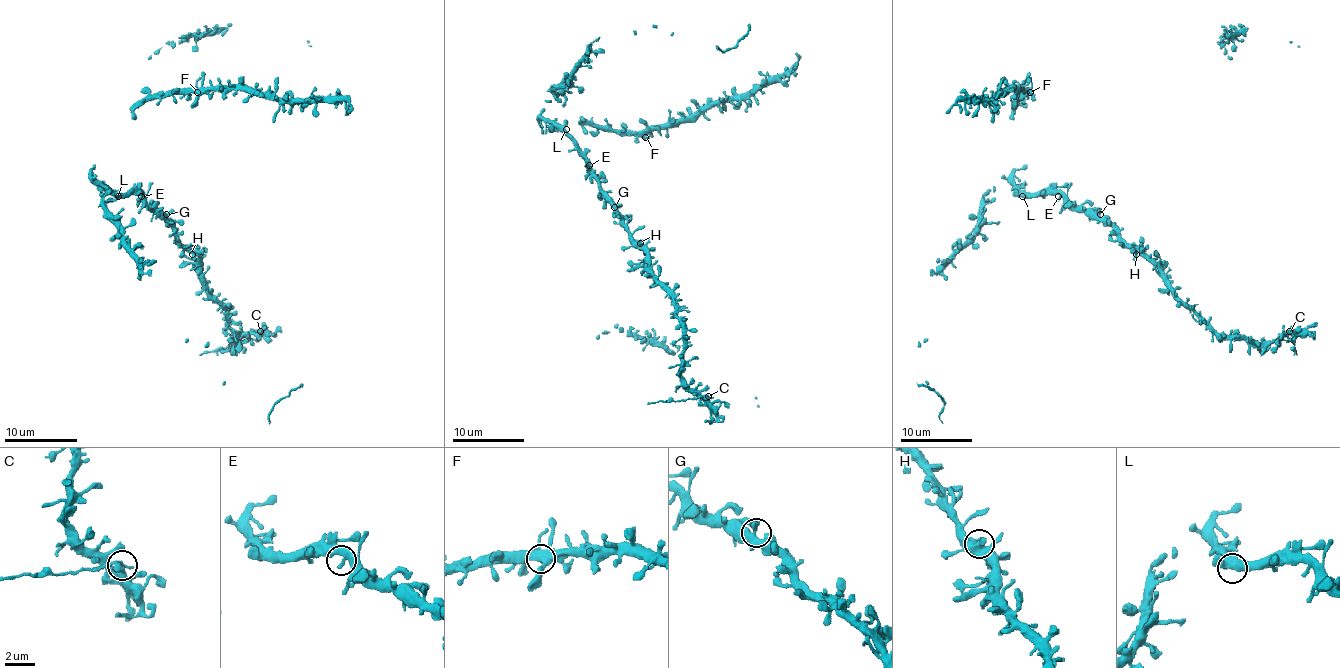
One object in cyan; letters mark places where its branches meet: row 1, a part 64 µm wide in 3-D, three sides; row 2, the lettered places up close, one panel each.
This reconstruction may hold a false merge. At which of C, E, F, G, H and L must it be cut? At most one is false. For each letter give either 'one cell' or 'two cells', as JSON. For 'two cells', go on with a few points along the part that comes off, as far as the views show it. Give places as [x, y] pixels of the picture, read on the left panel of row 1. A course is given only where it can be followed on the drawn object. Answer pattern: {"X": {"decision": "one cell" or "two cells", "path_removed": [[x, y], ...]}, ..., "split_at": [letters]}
{"C": {"decision": "two cells", "path_removed": [[260, 332], [255, 339], [230, 343], [224, 348], [199, 355]]}, "E": {"decision": "one cell"}, "F": {"decision": "one cell"}, "G": {"decision": "one cell"}, "H": {"decision": "one cell"}, "L": {"decision": "one cell"}, "split_at": ["C"]}

